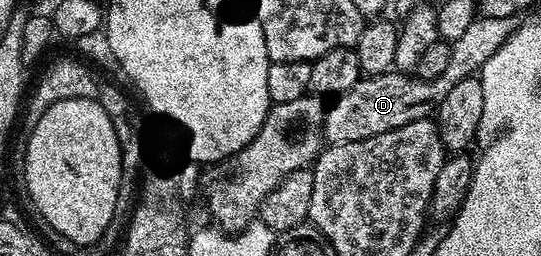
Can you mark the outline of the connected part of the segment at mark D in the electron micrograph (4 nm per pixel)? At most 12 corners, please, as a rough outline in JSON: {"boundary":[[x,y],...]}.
{"boundary":[[476,17],[437,80],[364,76],[323,115],[330,145],[431,118],[509,40],[515,18]]}

